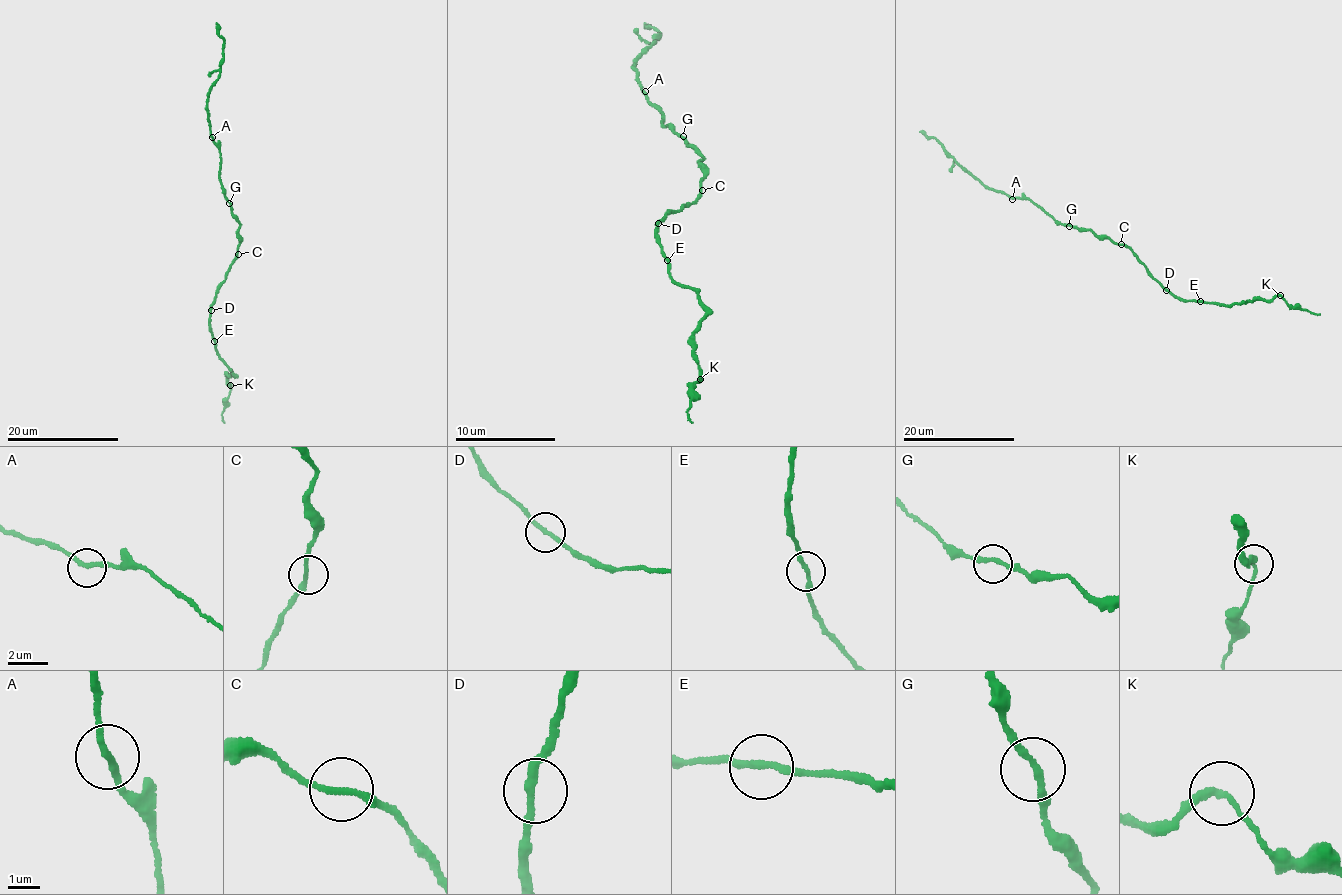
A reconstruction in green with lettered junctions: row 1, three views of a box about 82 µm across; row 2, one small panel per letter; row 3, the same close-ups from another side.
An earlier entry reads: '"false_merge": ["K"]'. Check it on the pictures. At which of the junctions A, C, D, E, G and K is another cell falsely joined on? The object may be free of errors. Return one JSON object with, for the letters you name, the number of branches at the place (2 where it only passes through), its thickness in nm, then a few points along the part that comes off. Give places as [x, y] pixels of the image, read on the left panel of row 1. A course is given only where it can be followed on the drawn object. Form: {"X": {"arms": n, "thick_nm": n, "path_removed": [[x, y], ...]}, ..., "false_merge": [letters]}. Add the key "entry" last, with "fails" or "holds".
{"K": {"arms": 2, "thick_nm": 220, "path_removed": [[230, 386], [222, 414], [225, 422]]}, "false_merge": ["K"], "entry": "holds"}

